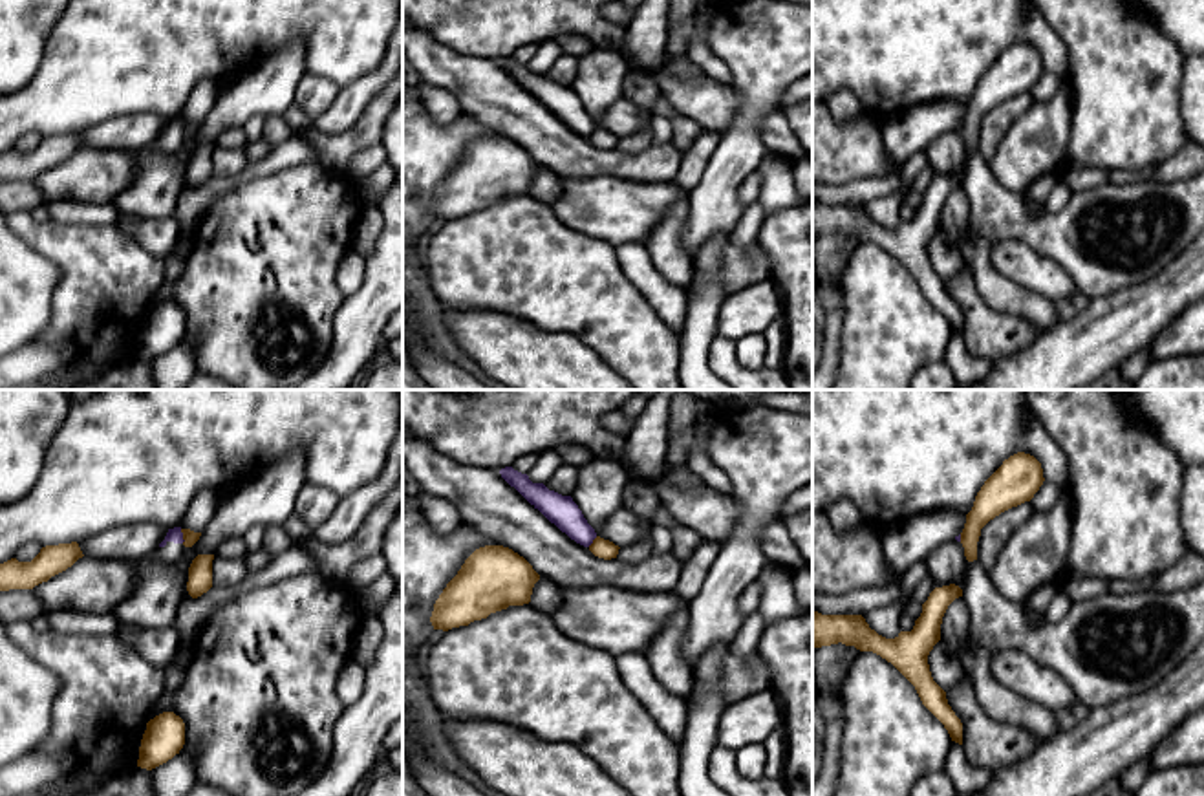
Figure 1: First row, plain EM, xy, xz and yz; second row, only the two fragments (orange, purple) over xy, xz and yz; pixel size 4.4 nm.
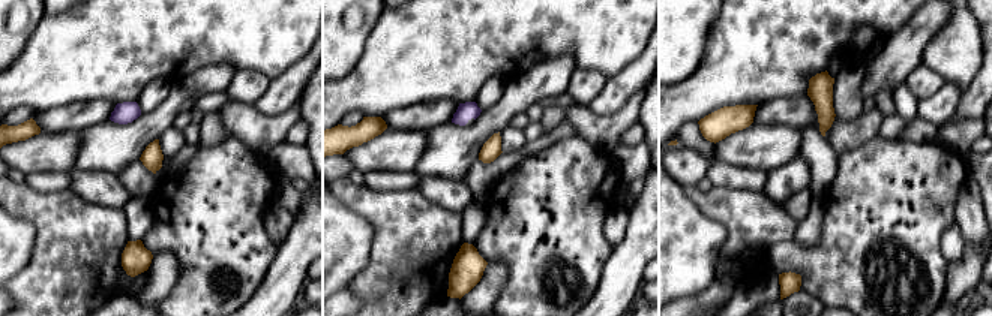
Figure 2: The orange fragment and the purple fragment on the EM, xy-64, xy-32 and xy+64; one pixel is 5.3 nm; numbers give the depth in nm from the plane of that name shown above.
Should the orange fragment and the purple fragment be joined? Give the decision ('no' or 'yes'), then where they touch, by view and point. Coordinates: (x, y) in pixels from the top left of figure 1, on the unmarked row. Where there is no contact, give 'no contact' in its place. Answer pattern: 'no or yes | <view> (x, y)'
no | xy (183, 127)

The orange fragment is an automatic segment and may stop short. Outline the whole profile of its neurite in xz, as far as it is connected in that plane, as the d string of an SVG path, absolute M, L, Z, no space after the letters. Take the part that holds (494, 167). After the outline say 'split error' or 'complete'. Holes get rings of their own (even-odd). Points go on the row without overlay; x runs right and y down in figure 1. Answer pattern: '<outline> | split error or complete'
M479 137L435 190L430 212L434 220L448 221L509 196L529 194L538 170L532 156L512 139Z | complete

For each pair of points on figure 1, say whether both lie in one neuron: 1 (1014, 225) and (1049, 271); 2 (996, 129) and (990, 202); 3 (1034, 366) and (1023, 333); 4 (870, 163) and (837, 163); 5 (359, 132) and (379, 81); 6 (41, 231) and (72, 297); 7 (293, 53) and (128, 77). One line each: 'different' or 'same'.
1: different
2: different
3: different
4: same
5: different
6: same
7: different

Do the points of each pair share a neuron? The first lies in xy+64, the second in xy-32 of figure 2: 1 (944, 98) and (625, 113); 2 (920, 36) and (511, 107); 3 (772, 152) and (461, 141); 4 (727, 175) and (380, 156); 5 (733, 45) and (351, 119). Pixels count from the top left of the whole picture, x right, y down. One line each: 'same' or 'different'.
1: different
2: same
3: different
4: different
5: different

